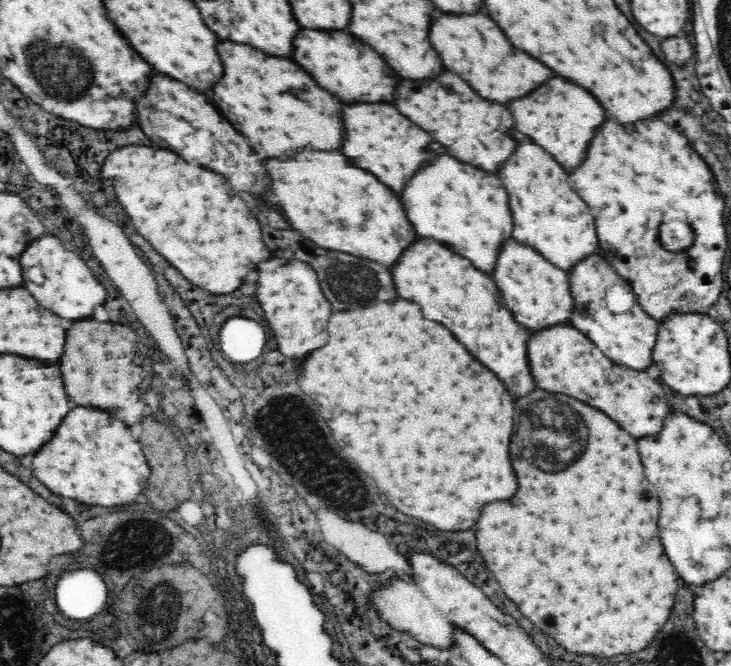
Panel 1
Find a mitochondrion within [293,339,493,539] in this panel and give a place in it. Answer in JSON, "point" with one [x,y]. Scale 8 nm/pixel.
{"point":[356,487]}

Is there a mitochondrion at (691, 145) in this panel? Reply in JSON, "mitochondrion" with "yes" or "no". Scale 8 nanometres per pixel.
{"mitochondrion":"no"}

